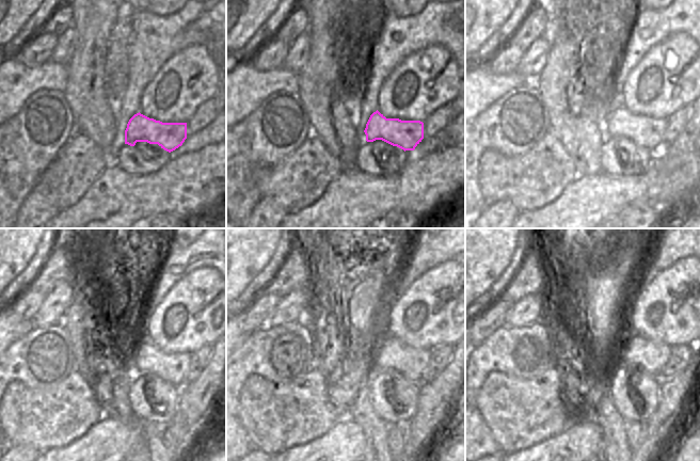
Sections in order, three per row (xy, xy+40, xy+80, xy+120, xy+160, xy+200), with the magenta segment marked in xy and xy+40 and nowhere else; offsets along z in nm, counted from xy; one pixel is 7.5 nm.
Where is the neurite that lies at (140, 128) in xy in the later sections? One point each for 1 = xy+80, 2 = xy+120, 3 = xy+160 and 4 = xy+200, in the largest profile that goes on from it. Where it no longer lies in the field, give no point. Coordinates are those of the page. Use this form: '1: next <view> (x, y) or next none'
1: next xy+80 (648, 132)
2: next xy+120 (146, 359)
3: next xy+160 (391, 352)
4: next xy+200 (638, 351)

